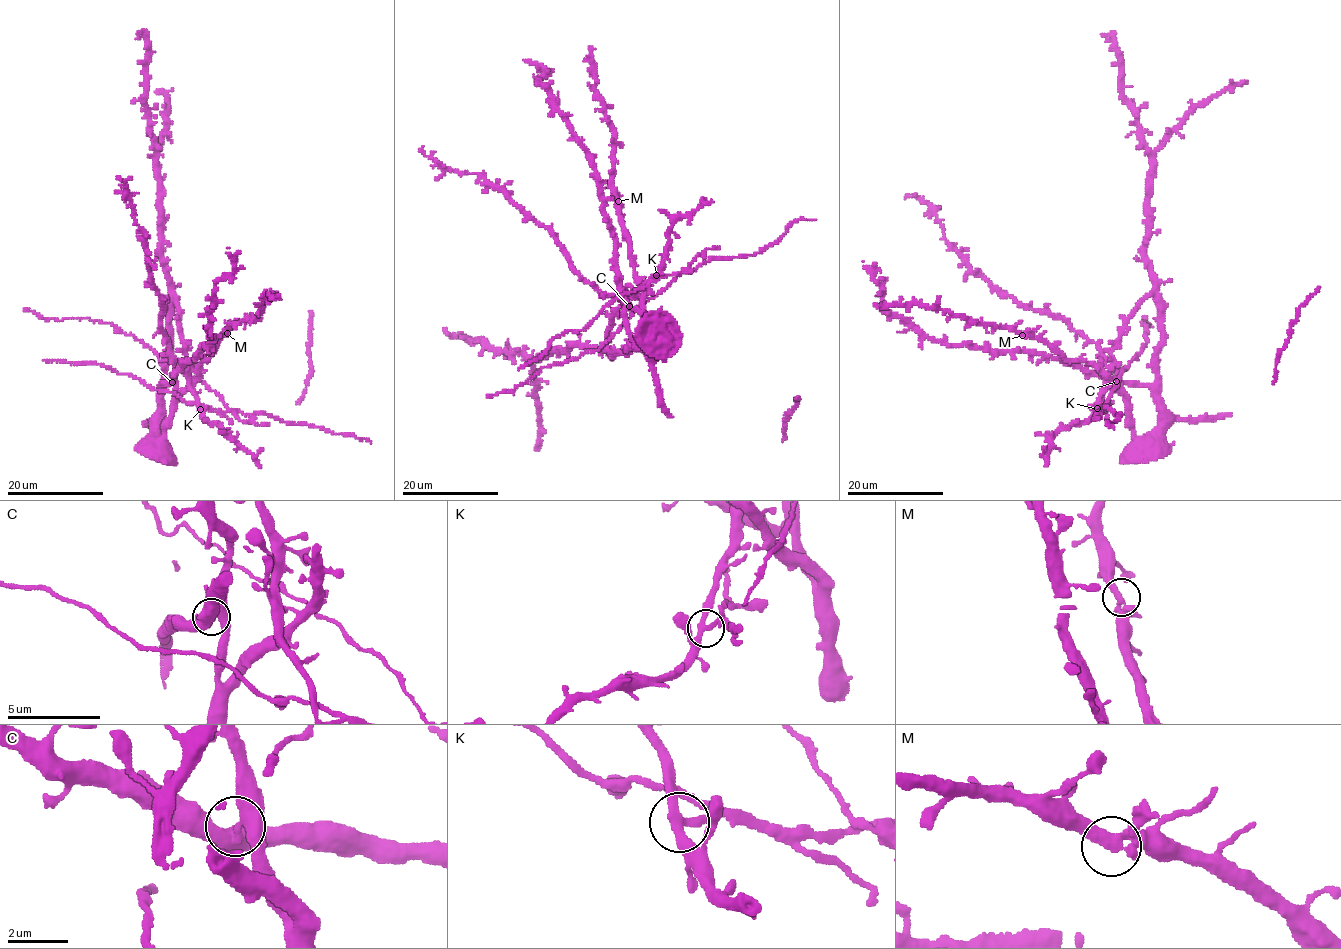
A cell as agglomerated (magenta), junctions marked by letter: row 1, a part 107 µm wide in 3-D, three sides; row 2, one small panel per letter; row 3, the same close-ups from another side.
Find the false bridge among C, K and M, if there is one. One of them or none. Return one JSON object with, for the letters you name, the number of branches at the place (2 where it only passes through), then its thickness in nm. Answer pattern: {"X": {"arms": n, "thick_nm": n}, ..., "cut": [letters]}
{"K": {"arms": 3, "thick_nm": 280}, "cut": ["K"]}

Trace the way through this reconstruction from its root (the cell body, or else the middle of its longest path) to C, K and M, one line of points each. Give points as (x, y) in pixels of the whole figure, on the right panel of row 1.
C: (1159, 312), (1161, 342), (1156, 381), (1150, 384), (1119, 384), (1116, 381)
K: (1159, 312), (1155, 296), (1151, 293), (1128, 321), (1111, 352), (1112, 367), (1097, 408)
M: (1159, 312), (1157, 378), (1152, 384), (1117, 382), (1125, 398), (1092, 365), (1065, 360), (1048, 344), (1022, 335)

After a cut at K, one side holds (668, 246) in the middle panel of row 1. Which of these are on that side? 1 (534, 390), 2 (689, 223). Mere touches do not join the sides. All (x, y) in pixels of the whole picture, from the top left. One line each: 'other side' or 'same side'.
1: same side
2: same side

